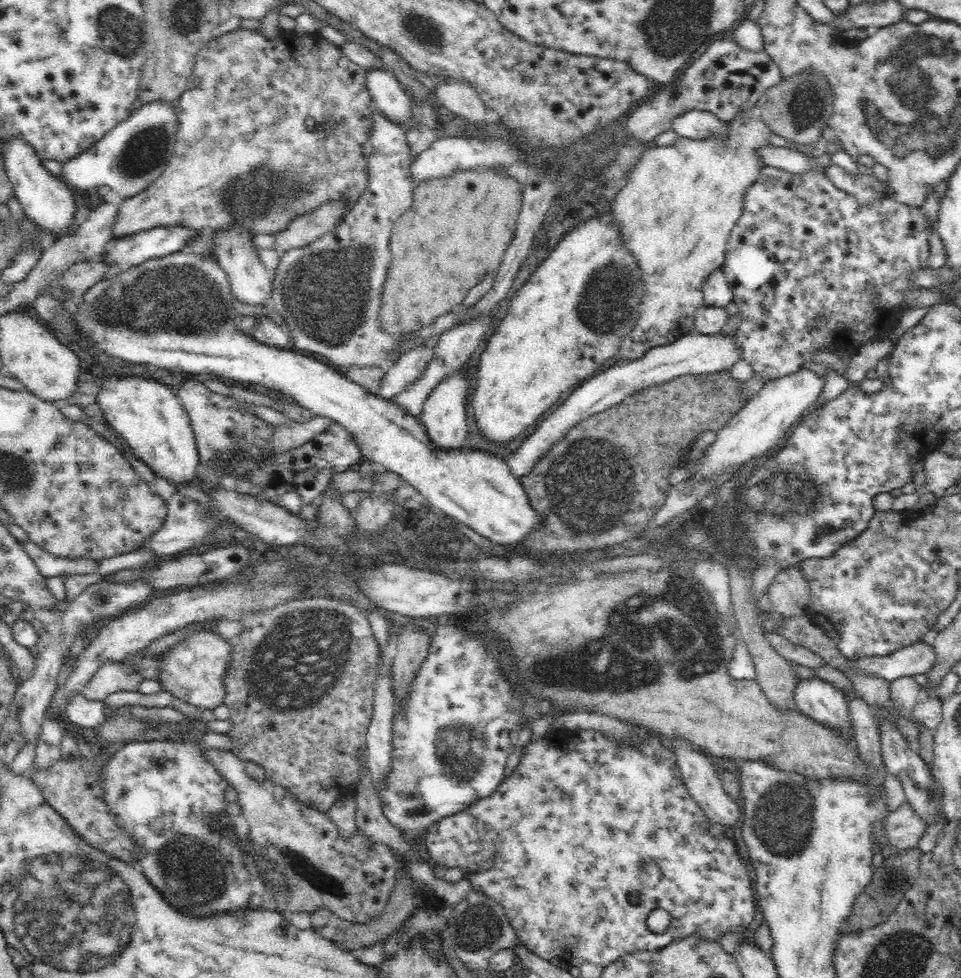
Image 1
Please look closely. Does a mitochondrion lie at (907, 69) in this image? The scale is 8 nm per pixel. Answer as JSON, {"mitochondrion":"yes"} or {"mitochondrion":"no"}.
{"mitochondrion":"yes"}

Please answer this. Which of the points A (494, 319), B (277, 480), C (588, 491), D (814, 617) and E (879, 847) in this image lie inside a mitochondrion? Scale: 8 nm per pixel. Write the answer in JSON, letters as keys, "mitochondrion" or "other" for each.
{"A":"other","B":"other","C":"mitochondrion","D":"other","E":"other"}

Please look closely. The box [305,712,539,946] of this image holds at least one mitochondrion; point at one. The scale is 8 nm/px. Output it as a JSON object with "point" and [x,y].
{"point":[459,750]}

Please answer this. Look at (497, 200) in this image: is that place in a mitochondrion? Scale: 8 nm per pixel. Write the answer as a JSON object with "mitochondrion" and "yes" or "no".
{"mitochondrion":"no"}

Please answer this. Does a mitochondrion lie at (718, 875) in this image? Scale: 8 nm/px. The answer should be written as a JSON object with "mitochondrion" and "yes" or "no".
{"mitochondrion":"no"}

